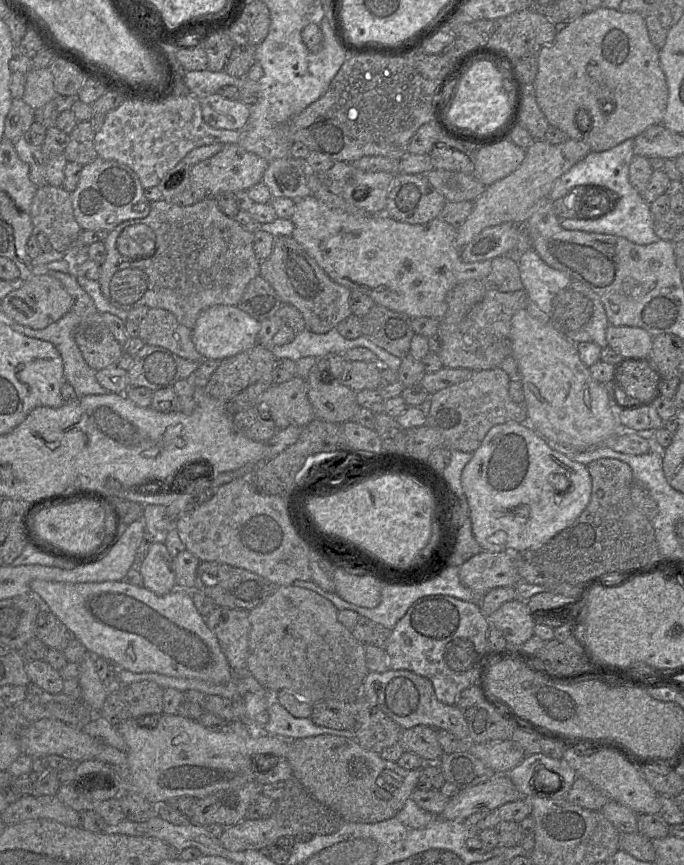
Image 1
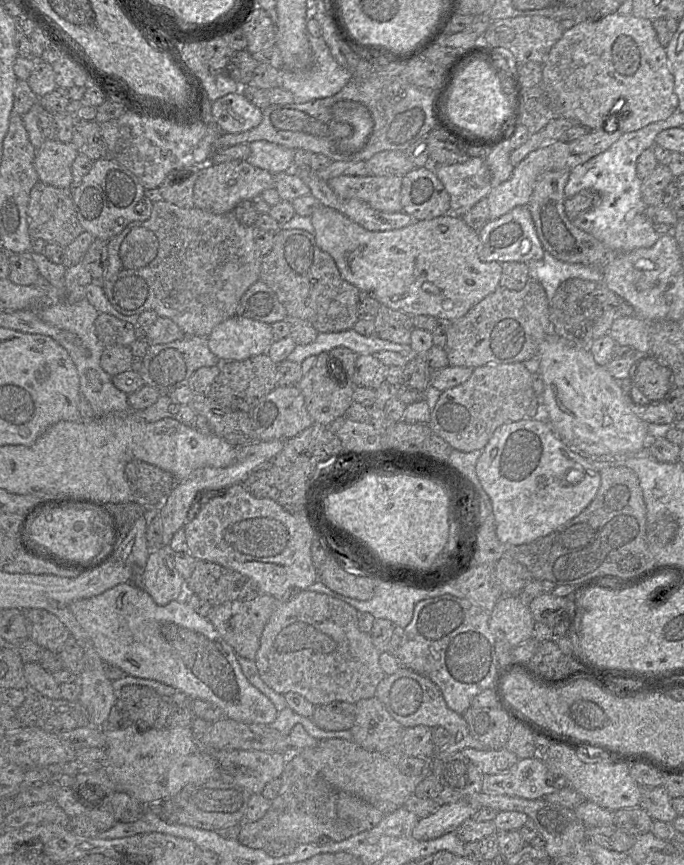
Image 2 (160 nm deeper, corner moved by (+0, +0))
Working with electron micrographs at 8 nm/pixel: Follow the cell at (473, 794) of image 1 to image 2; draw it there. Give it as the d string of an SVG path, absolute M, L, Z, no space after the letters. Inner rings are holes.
M464 798L455 803L442 804L434 813L419 818L412 836L416 840L426 841L455 832L462 823L473 817L475 811Z

